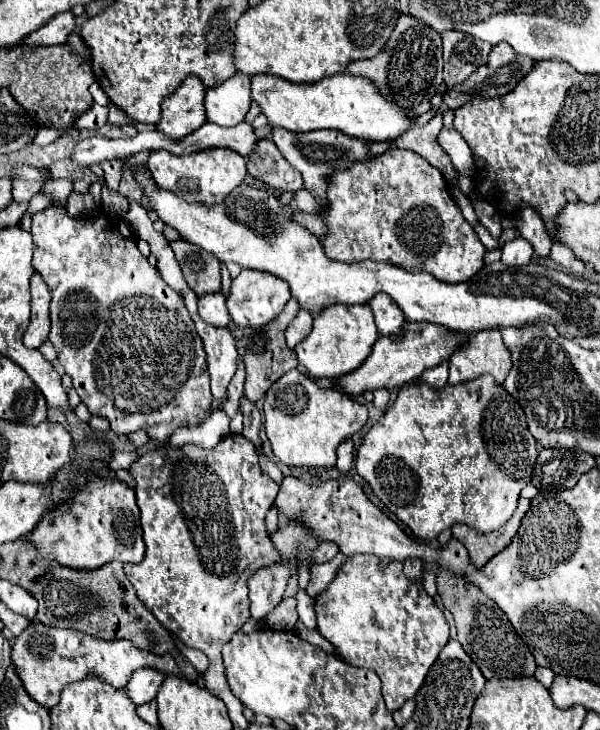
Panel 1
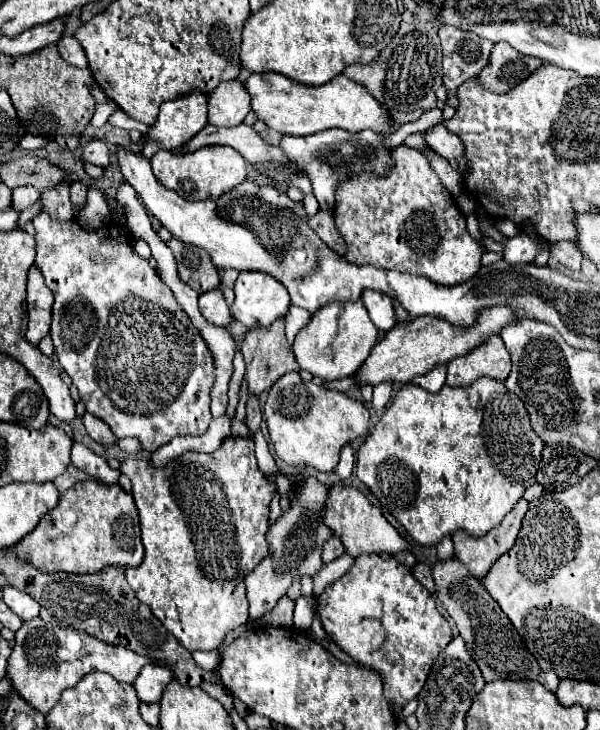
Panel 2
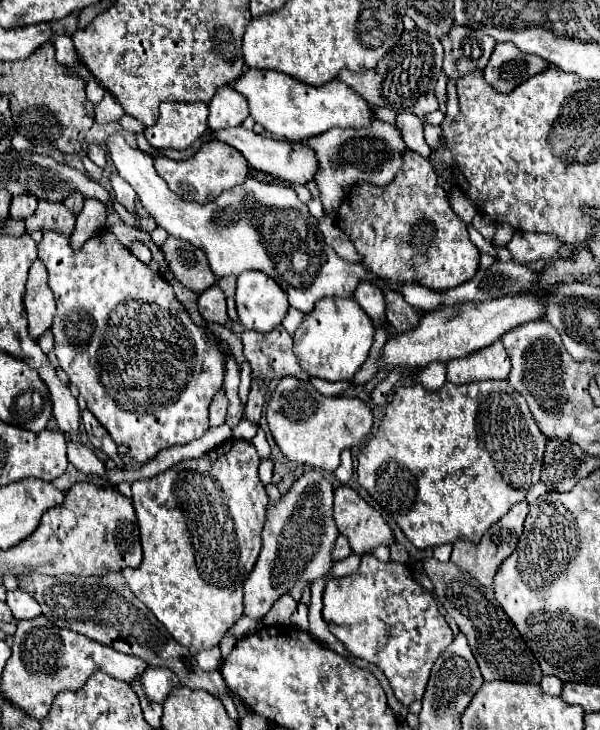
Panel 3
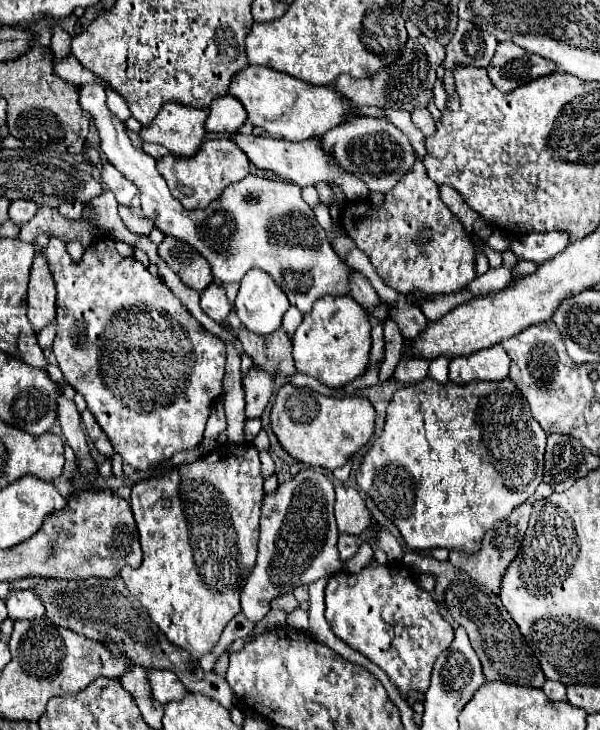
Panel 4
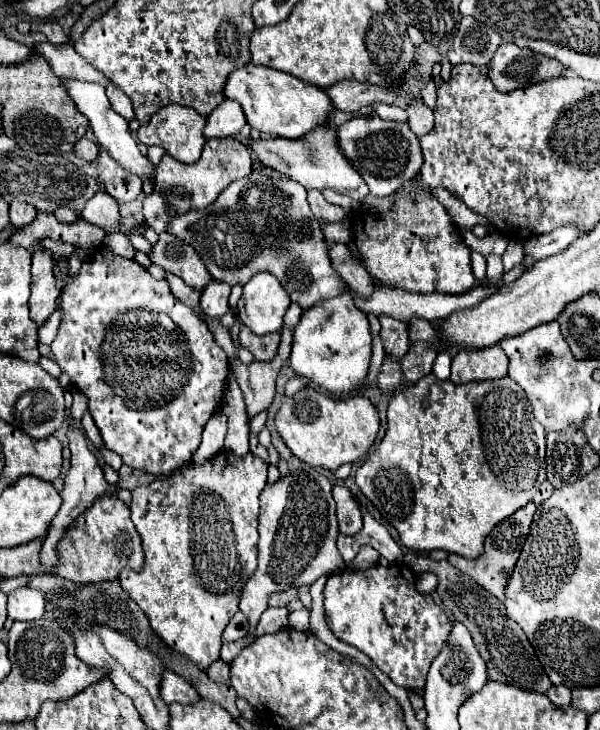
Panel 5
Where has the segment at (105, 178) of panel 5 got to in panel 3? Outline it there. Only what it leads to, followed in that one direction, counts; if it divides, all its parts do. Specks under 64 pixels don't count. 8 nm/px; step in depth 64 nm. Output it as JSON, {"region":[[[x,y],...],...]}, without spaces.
{"region":[[[112,174],[110,176],[110,182],[112,182],[112,190],[114,190],[114,196],[116,200],[134,216],[140,216],[138,214],[138,208],[136,208],[136,192],[130,184],[126,184],[126,180],[122,180],[122,176],[118,174]]]}

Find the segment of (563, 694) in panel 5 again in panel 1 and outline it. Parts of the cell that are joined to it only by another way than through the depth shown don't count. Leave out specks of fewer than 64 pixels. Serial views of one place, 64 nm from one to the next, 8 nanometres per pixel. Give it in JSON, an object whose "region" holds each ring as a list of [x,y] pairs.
{"region":[[[538,666],[536,672],[534,672],[534,678],[536,678],[542,686],[550,688],[550,684],[552,684],[552,680],[554,680],[554,672],[552,672],[550,668],[542,668],[542,666]]]}

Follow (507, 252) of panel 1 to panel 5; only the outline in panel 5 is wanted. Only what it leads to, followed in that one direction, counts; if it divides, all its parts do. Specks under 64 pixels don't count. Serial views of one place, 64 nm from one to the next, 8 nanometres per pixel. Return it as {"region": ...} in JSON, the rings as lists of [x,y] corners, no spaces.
{"region":[[[562,226],[562,228],[556,228],[554,232],[528,238],[522,244],[522,248],[524,248],[526,256],[532,256],[534,260],[542,260],[542,258],[548,258],[548,256],[554,256],[554,254],[562,252],[578,236],[580,236],[578,228],[574,228],[574,226]]]}

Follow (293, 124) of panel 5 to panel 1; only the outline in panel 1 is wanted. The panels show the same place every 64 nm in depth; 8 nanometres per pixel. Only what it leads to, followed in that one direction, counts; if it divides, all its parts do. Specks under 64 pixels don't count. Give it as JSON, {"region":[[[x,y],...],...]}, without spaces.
{"region":[[[348,72],[314,84],[294,84],[278,76],[258,74],[252,78],[252,98],[258,102],[272,126],[282,126],[292,132],[332,128],[346,136],[364,138],[370,142],[386,142],[402,136],[414,122],[414,116],[410,116],[408,110],[386,100],[370,78]]]}

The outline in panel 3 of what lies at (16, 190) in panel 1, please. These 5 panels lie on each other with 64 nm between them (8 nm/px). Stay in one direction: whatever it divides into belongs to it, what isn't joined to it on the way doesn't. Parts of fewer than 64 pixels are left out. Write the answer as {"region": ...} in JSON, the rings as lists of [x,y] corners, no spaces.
{"region":[[[14,196],[10,206],[10,218],[20,220],[20,218],[32,216],[36,210],[36,204],[38,204],[36,196]]]}

